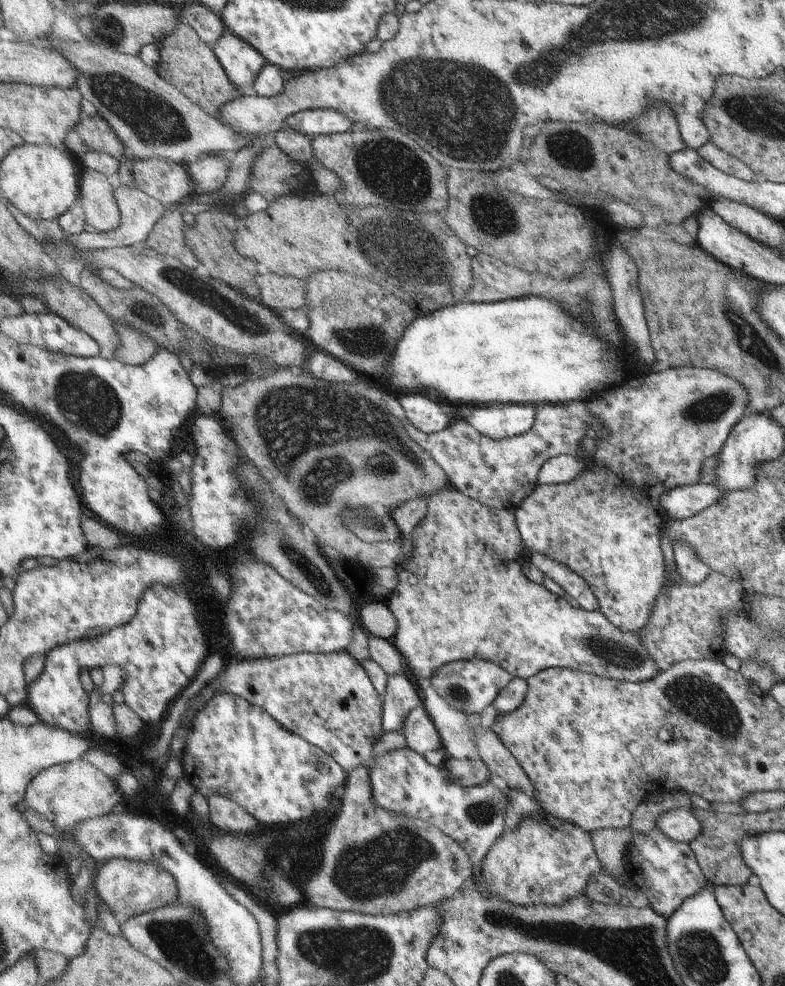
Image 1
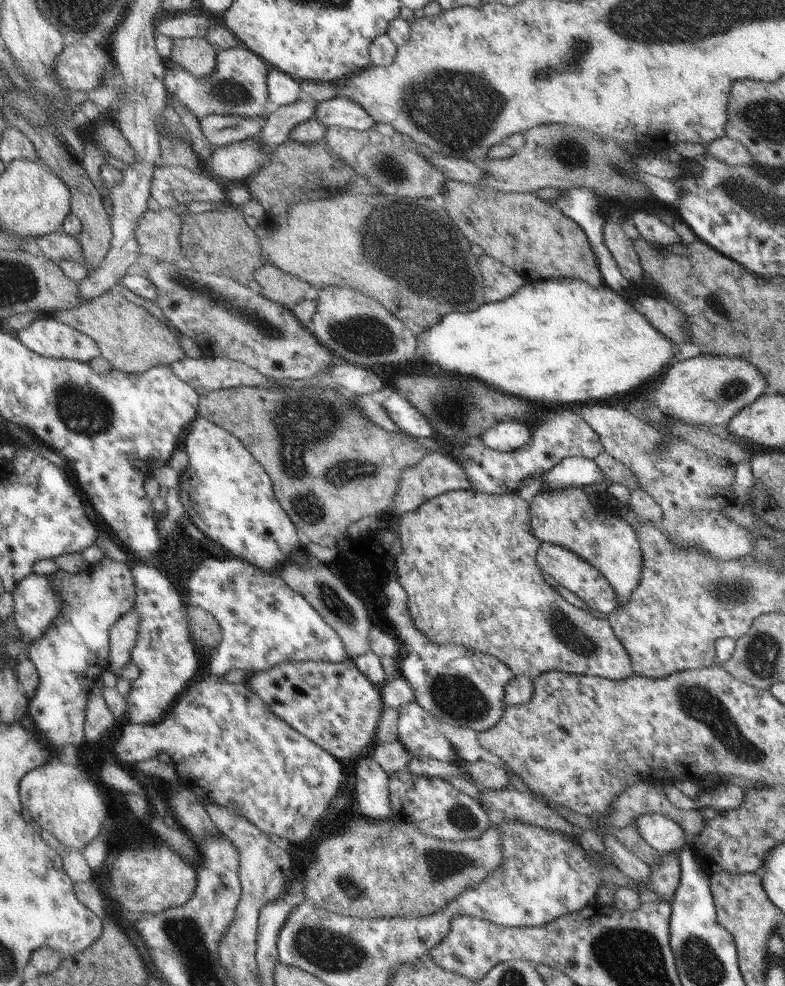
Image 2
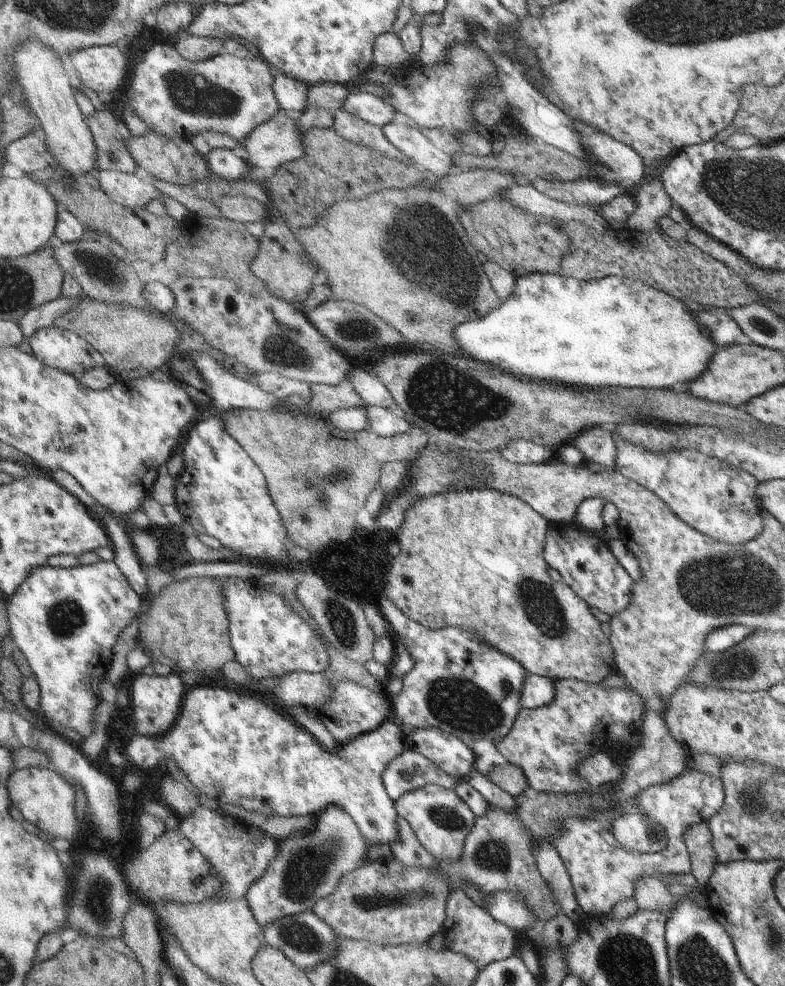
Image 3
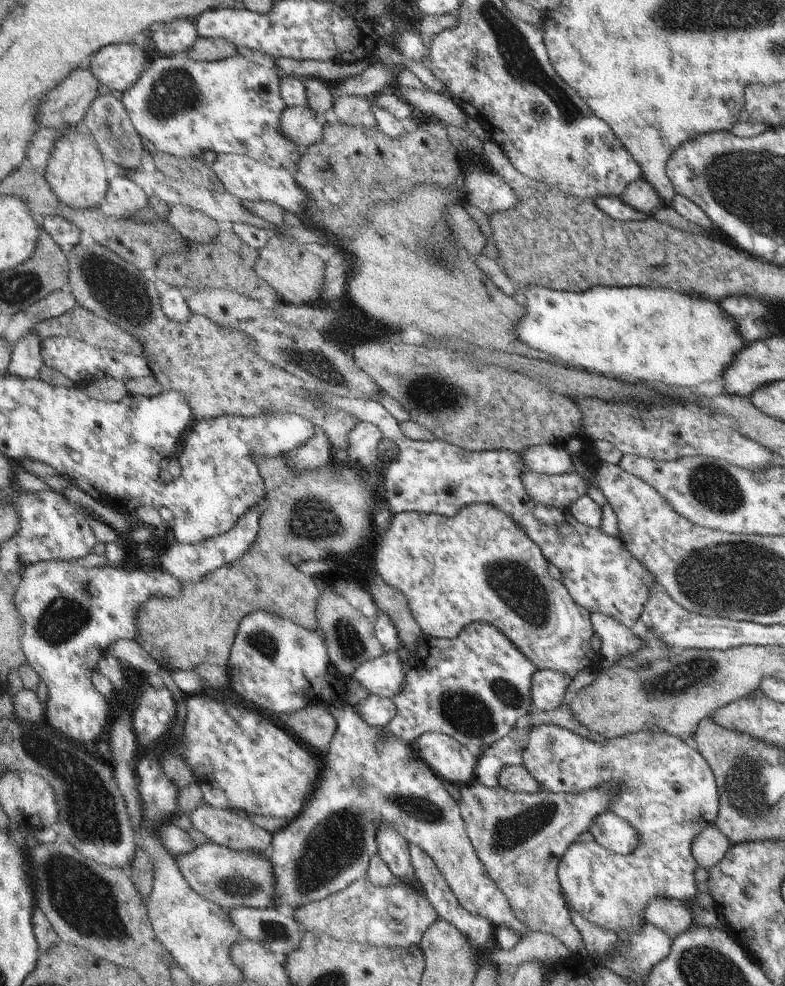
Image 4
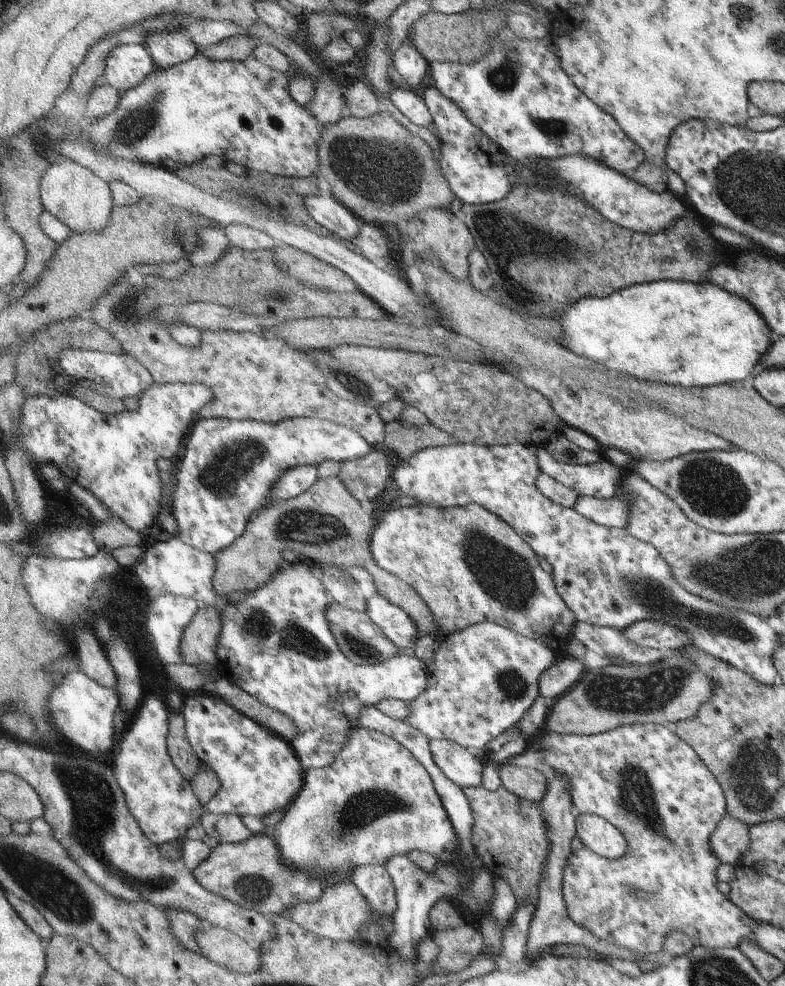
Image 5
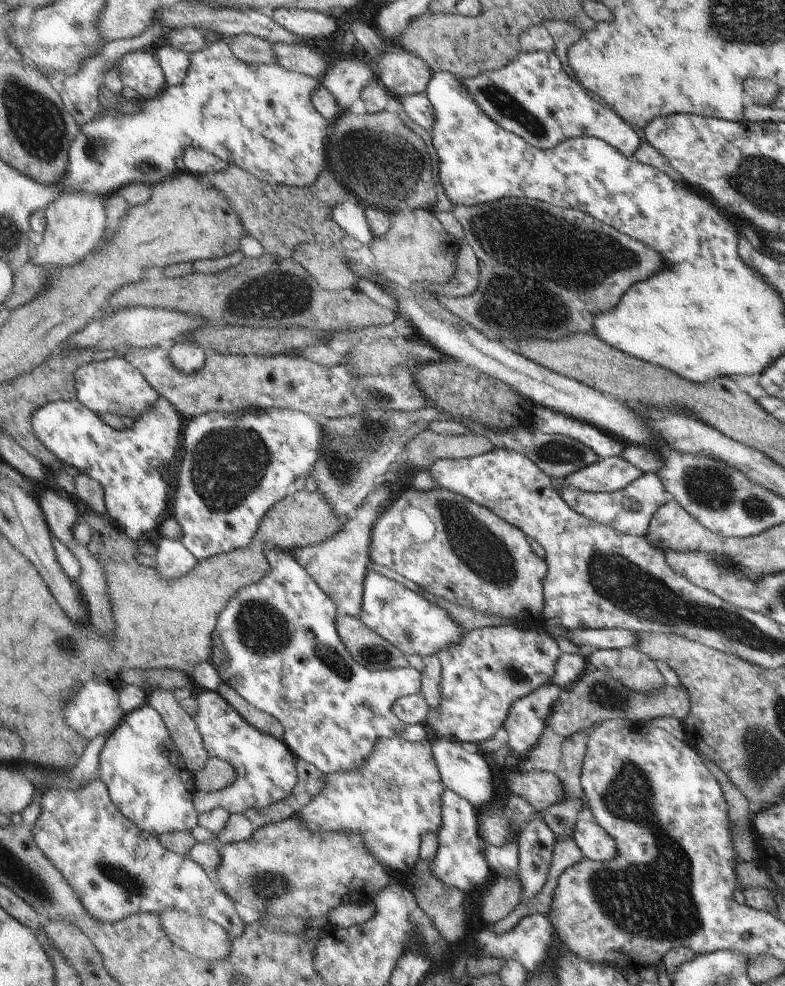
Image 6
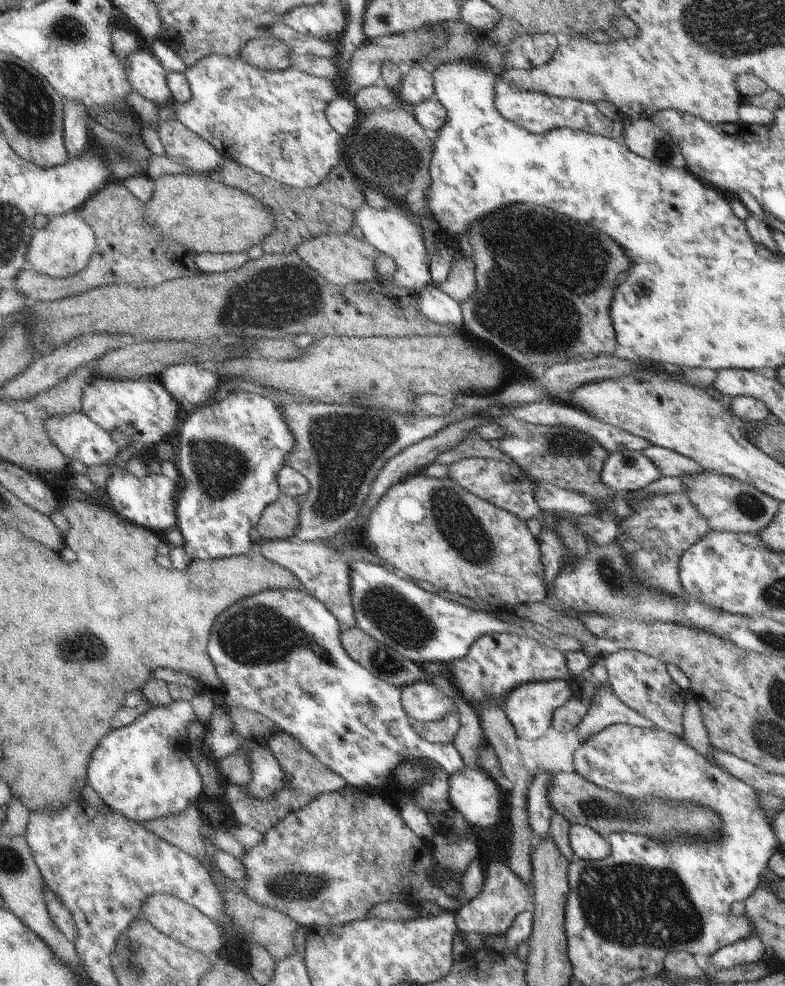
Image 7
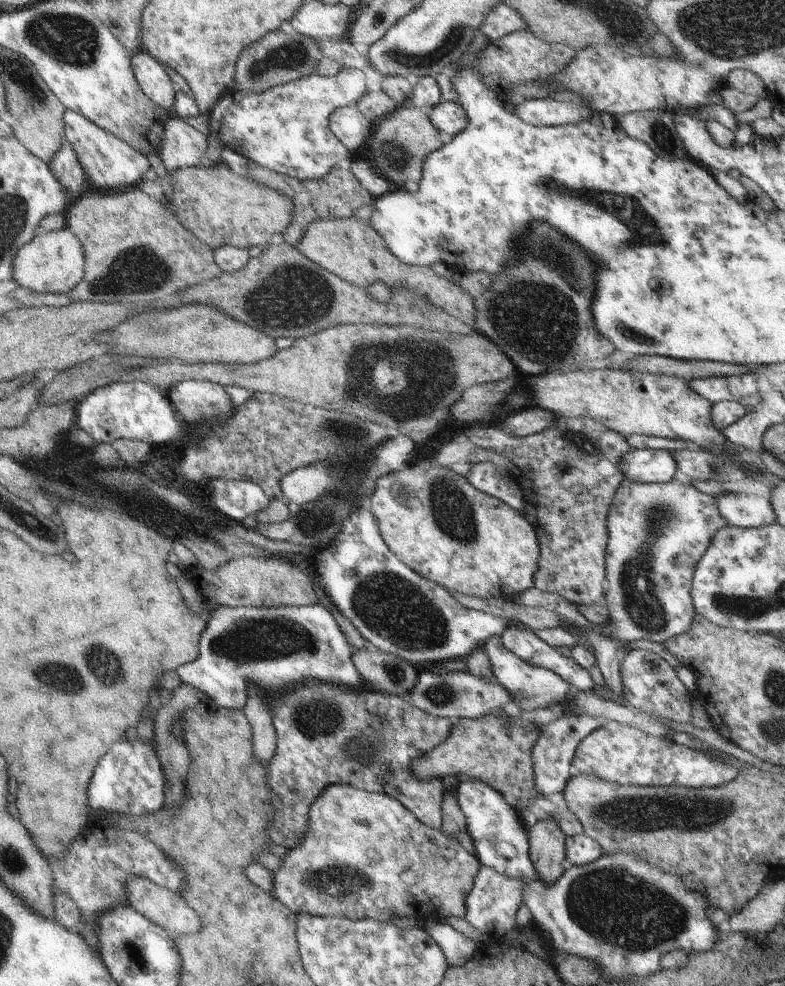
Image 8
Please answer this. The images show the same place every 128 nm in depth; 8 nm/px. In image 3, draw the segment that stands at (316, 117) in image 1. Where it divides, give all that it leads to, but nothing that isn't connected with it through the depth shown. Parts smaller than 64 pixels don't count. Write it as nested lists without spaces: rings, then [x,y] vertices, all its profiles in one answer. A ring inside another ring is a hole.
[[[350,93],[347,100],[343,102],[342,110],[357,116],[365,124],[377,126],[380,129],[388,123],[393,122],[393,108],[373,94],[368,93]]]

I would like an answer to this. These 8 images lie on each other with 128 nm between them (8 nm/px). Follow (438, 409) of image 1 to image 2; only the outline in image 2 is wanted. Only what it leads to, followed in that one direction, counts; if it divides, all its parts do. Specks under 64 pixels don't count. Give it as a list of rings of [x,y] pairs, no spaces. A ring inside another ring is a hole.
[[[395,390],[391,391],[381,406],[385,408],[385,414],[391,416],[391,422],[395,426],[401,426],[405,434],[409,432],[409,436],[415,436],[416,438],[426,438],[434,435],[431,424],[423,418],[423,414],[419,414]]]

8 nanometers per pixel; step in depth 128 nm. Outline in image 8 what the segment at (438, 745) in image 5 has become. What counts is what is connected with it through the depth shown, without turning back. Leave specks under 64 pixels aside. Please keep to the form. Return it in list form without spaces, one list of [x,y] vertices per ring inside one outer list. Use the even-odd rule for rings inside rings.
[[[477,779],[458,781],[453,790],[462,810],[466,832],[470,836],[474,855],[481,865],[491,867],[503,876],[529,882],[537,879],[528,857],[528,837],[516,810],[503,801],[502,795]]]

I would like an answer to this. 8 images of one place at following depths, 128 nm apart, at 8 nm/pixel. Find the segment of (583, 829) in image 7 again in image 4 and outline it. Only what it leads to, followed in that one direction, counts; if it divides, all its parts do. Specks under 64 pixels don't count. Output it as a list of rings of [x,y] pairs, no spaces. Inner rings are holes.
[[[609,811],[595,816],[587,831],[595,843],[618,855],[628,855],[638,845],[638,835],[634,828]]]

